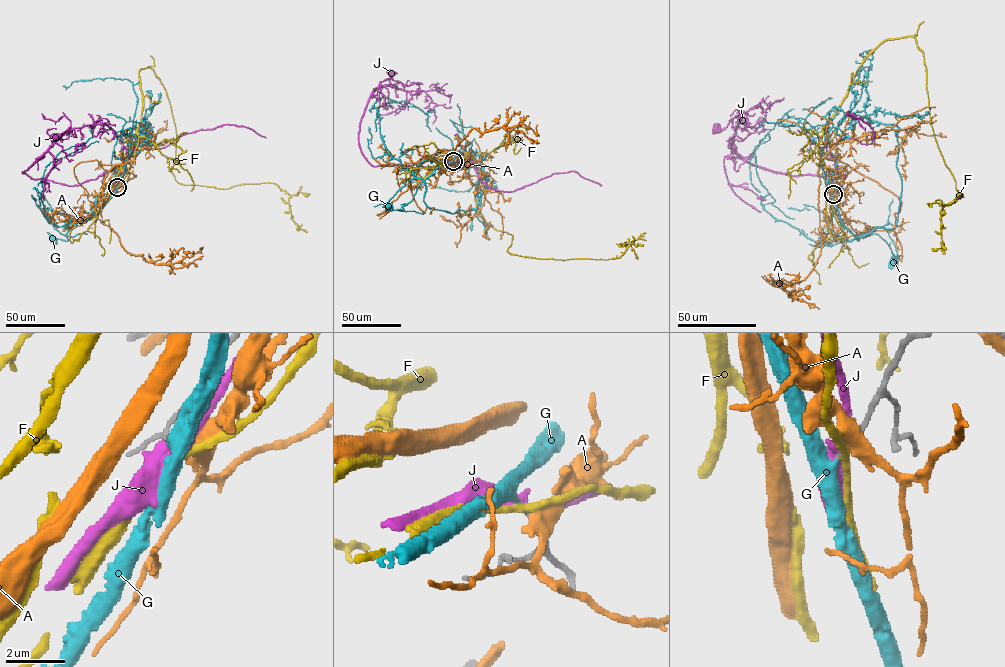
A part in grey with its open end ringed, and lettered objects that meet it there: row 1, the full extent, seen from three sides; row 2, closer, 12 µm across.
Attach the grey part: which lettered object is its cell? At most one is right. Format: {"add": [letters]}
{"add": ["G"]}

